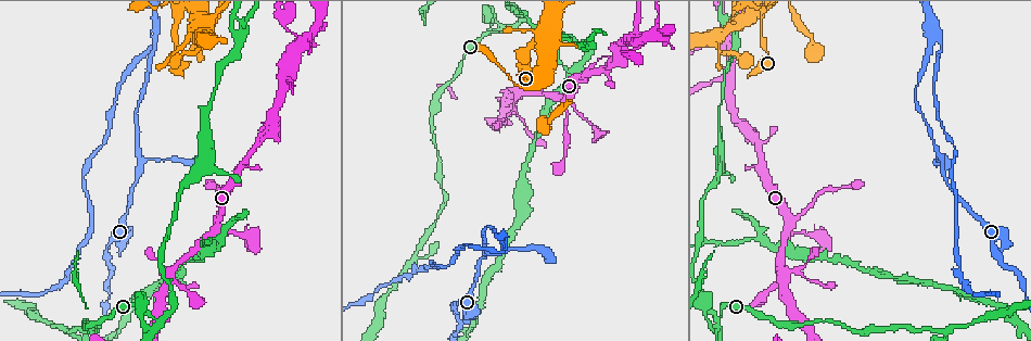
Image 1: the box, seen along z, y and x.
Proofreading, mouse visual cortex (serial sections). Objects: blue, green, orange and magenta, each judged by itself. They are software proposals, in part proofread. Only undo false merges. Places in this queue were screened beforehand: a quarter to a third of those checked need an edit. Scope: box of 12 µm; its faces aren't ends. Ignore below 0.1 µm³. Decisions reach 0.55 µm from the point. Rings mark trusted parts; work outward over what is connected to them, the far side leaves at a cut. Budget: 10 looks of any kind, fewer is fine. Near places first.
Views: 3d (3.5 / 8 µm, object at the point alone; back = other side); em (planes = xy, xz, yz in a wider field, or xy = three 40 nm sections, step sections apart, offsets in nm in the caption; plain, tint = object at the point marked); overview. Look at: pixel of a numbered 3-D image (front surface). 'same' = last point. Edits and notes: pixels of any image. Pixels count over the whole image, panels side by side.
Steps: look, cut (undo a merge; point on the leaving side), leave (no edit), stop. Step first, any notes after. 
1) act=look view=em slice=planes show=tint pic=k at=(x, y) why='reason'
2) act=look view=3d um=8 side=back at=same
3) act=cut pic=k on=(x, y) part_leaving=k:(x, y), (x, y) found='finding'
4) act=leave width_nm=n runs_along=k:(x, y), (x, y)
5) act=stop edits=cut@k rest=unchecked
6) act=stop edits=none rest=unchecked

act=look view=3d um=3.5 pic=1 at=(157, 323) why='a narrow waist'

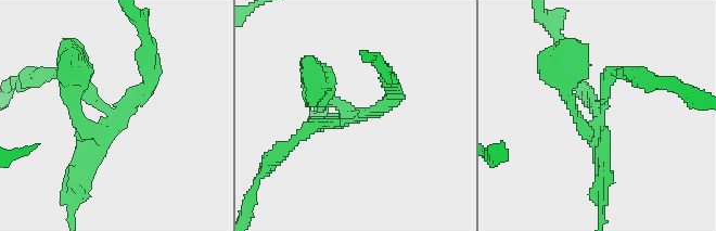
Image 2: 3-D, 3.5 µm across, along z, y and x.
act=look view=em slice=xy step=2 show=tint pic=2 at=(599, 114) arms=4 arm_widths_nm=150,200,200,250 why='need the tissue'

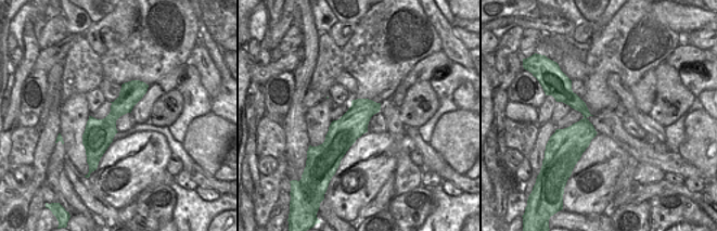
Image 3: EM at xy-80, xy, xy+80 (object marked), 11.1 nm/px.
act=cut pic=2 on=(586, 131) part_leaving=2:(599, 114), (565, 64), (551, 27) found='two cells meet here'

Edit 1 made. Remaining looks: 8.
act=look view=overview

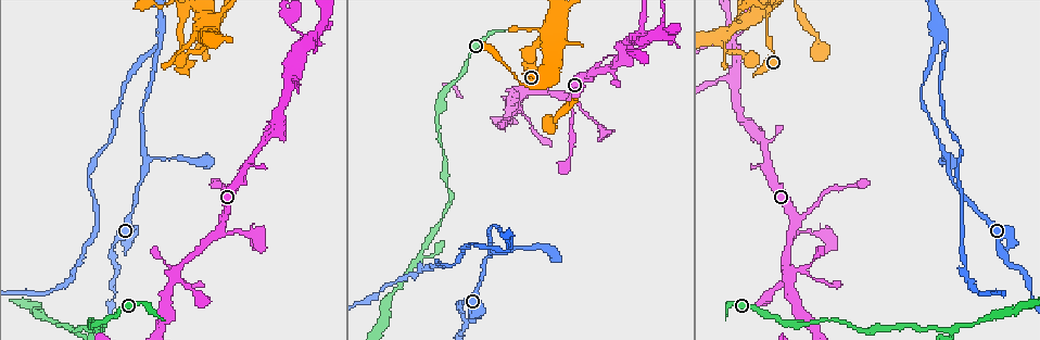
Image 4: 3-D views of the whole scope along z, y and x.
act=look view=3d um=3.5 pic=4 at=(221, 227) why='looks like a crossing'

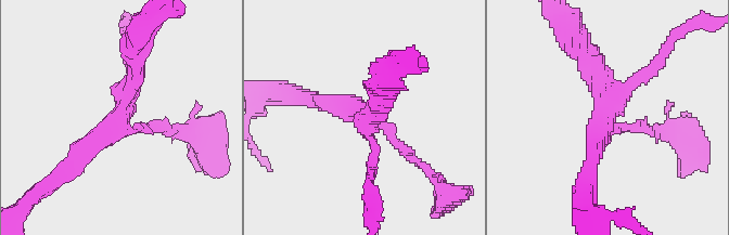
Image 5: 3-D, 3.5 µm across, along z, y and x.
act=look view=em slice=xy step=2 show=tint pic=5 at=(601, 120) arms=4 arm_widths_nm=150,150,250,250

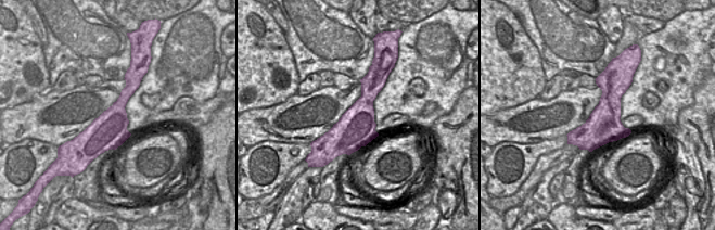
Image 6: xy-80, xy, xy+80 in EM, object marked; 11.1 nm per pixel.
act=leave runs_along=6:(131, 74), (113, 123), (89, 155) found='all the same cell'

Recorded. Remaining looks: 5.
act=look view=3d um=3.5 pic=4 at=(146, 165) why='abrupt turn'

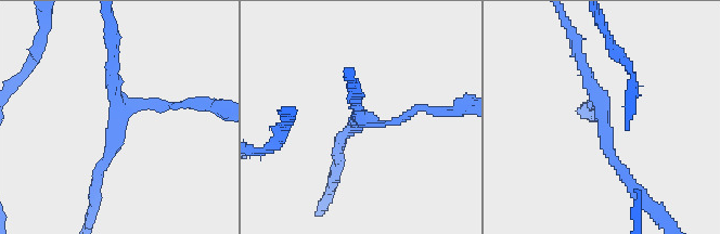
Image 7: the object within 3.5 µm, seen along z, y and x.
act=look view=em slice=xy step=1 show=tint pic=7 at=(606, 120) arms=3 arm_widths_nm=100,150,150 why='need the tissue'

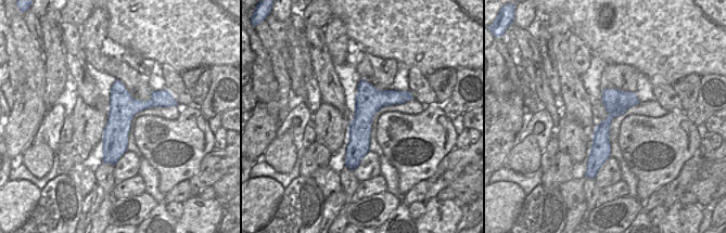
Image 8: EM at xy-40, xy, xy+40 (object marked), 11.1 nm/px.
act=look view=em slice=xy step=3 show=tint at=same why='another direction'

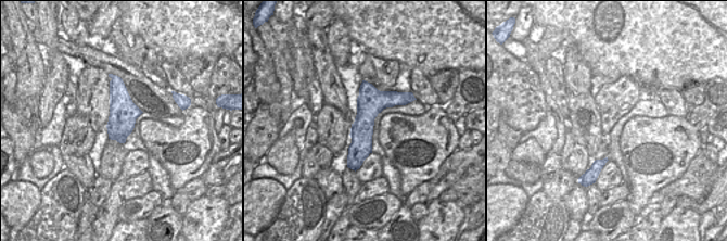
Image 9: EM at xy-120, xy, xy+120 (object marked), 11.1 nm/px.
act=leave width_nm=320 runs_along=7:(629, 183), (606, 146), (579, 53) found='one cell here'

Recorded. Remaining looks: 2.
act=look view=3d um=3.5 pic=4 at=(940, 38) why='sharp bend'

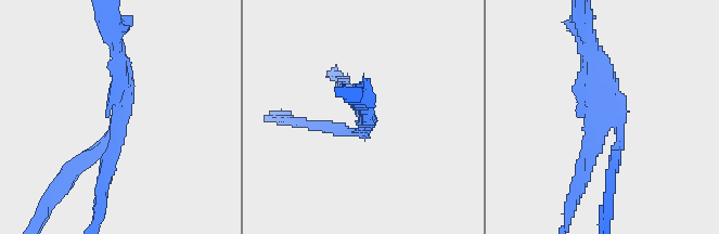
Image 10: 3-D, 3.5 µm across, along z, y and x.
act=look view=em slice=planes show=tint pic=10 at=(359, 119)

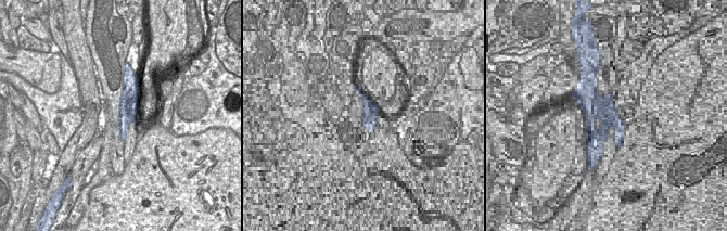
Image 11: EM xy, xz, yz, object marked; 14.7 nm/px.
act=cut pic=10 on=(94, 154) part_leaving=10:(612, 114), (620, 144), (608, 194) found='two cells meet here'

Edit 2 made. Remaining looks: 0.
act=stop edits=cut@2,cut@10 rest=unchecked

